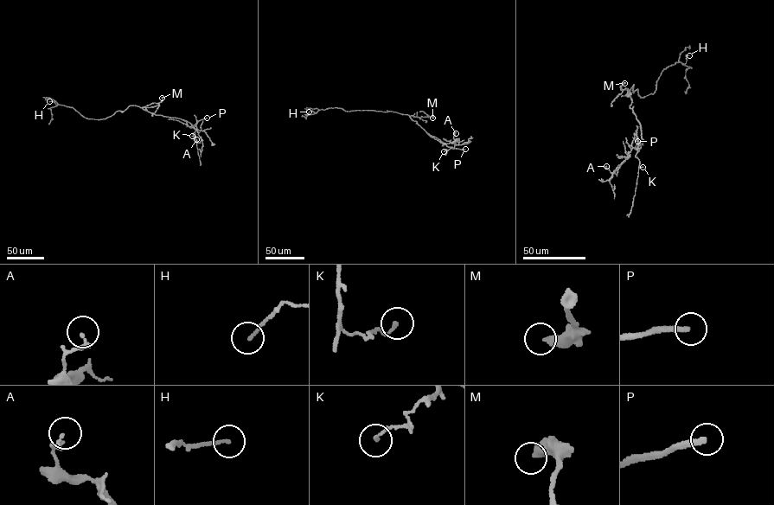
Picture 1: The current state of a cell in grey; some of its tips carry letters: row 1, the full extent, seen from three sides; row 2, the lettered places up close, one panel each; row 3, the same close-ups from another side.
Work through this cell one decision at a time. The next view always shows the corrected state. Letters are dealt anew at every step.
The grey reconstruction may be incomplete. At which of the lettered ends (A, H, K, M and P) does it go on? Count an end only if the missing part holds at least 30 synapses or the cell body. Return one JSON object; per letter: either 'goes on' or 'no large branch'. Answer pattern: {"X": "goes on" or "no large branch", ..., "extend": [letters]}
{"A": "no large branch", "H": "no large branch", "K": "no large branch", "M": "no large branch", "P": "goes on", "extend": ["P"]}

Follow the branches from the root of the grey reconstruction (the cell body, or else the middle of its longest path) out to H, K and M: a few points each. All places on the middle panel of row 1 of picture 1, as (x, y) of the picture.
H: (398, 113), (348, 111), (336, 107), (320, 109), (316, 113), (309, 111)
K: (398, 113), (409, 115), (431, 137), (443, 145), (452, 147), (444, 151)
M: (398, 113), (432, 118)

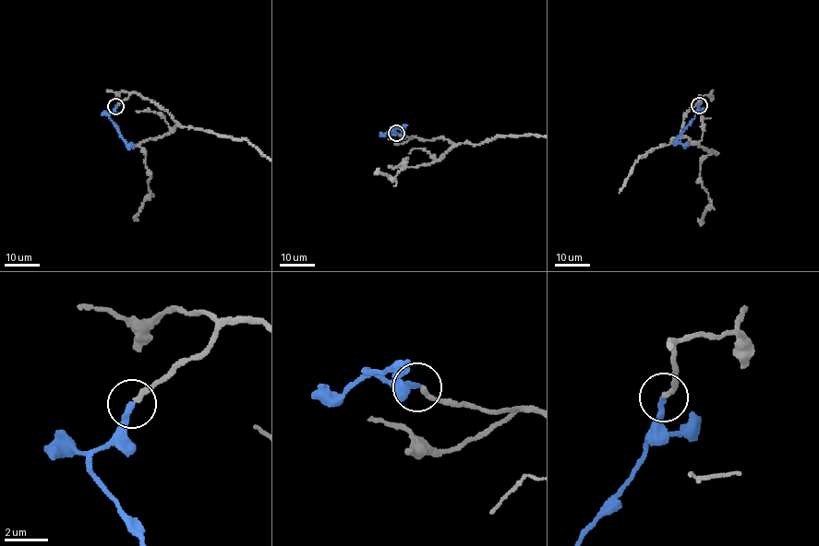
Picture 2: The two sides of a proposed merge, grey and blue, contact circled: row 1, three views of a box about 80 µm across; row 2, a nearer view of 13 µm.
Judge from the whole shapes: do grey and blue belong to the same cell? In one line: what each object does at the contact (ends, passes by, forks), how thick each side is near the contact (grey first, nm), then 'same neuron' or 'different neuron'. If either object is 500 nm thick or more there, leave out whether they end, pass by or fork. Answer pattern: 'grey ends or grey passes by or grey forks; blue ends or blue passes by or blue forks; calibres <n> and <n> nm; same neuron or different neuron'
grey ends; blue ends; calibres 240 and 260 nm; same neuron

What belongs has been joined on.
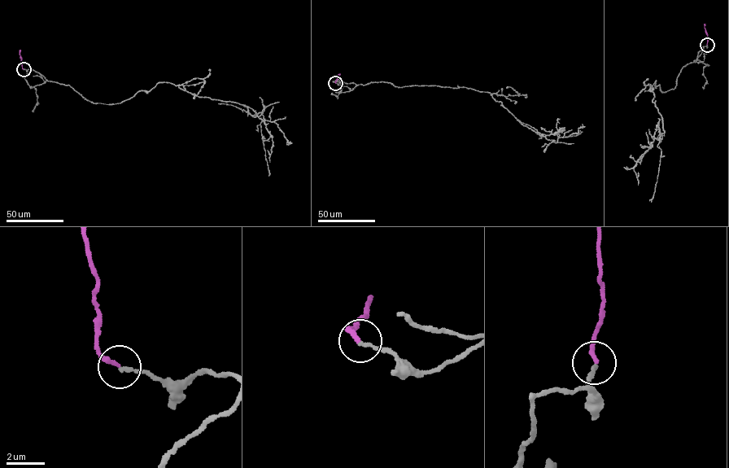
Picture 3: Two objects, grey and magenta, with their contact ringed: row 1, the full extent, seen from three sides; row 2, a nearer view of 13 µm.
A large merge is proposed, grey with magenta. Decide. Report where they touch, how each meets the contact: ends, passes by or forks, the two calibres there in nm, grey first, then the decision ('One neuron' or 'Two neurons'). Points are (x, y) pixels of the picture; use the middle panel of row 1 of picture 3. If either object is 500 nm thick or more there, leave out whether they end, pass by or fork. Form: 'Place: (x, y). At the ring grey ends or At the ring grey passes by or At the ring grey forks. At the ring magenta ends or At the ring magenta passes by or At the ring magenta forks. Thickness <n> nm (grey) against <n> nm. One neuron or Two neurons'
Place: (335, 83). At the ring grey ends. At the ring magenta ends. Thickness 170 nm (grey) against 200 nm. One neuron

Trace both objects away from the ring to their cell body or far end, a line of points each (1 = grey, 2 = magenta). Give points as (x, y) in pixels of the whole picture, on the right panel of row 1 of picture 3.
1: (707, 45), (682, 67), (674, 89), (662, 93), (656, 80), (652, 87), (664, 133), (651, 202)
2: (707, 45), (704, 24)

